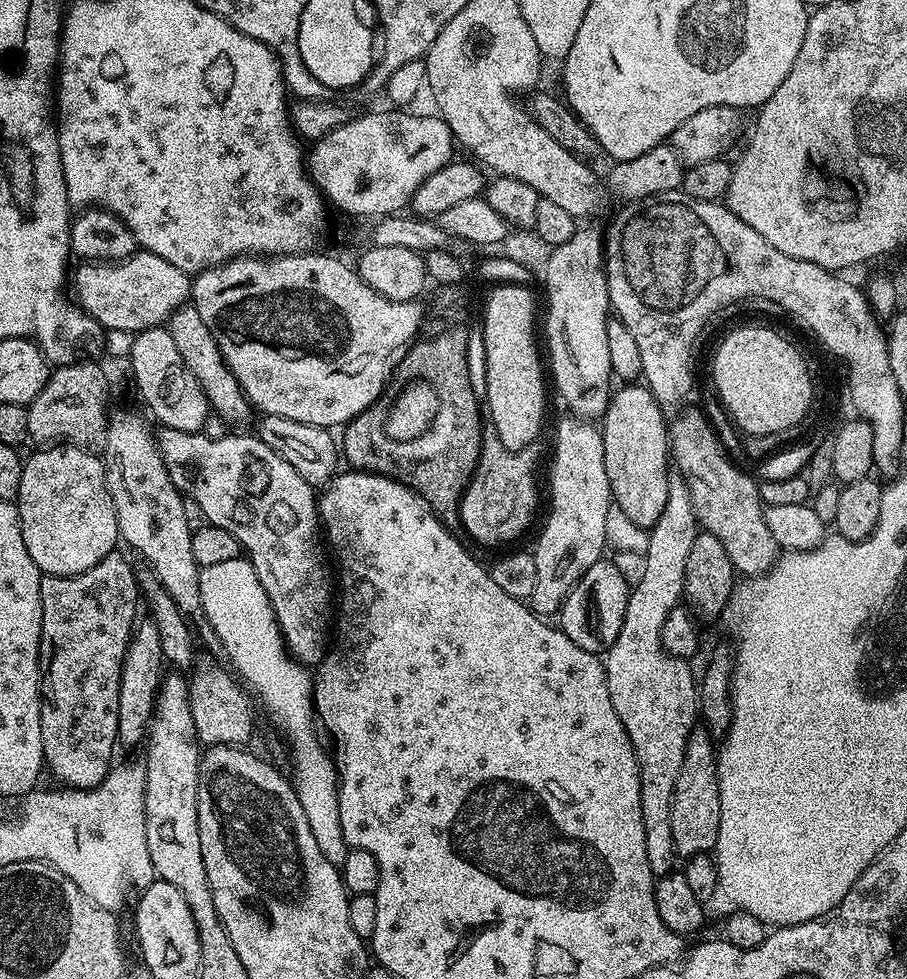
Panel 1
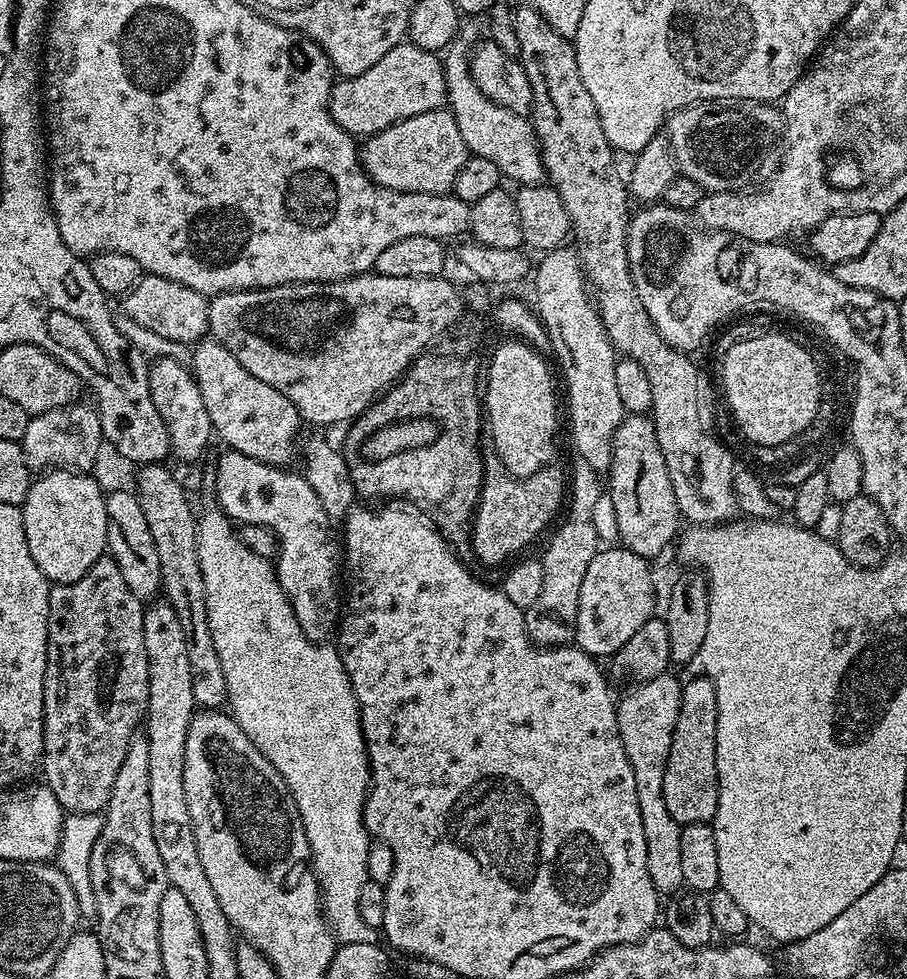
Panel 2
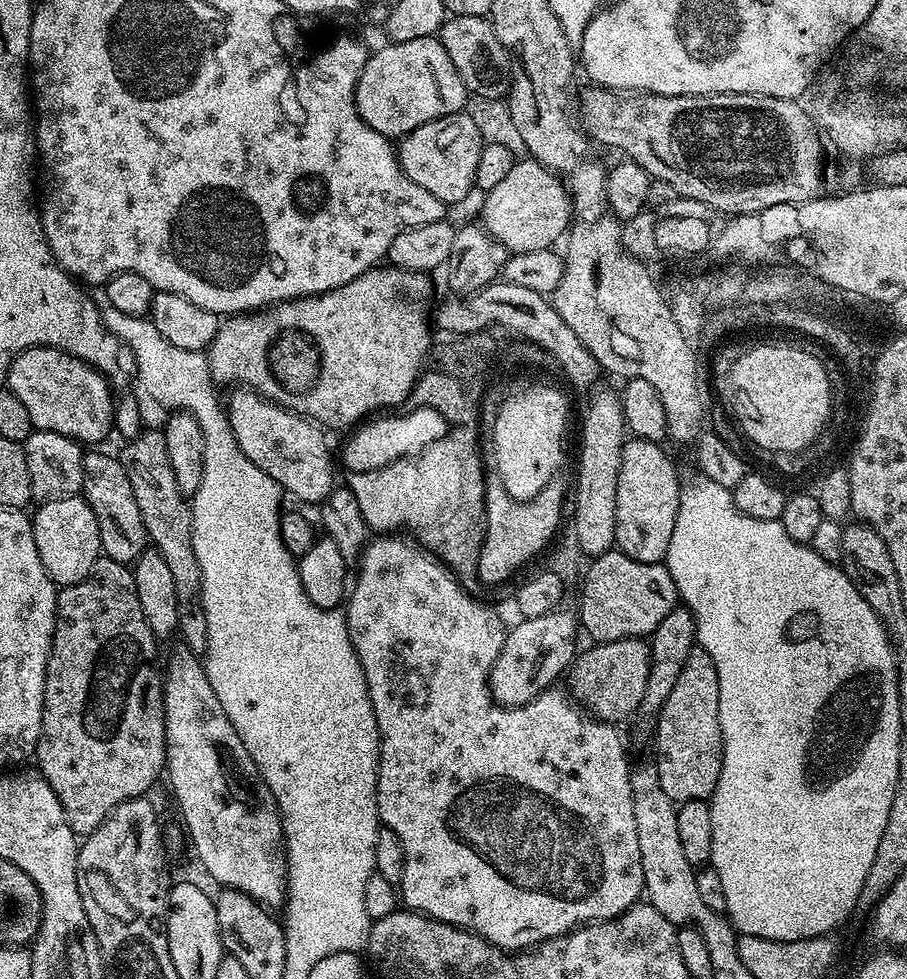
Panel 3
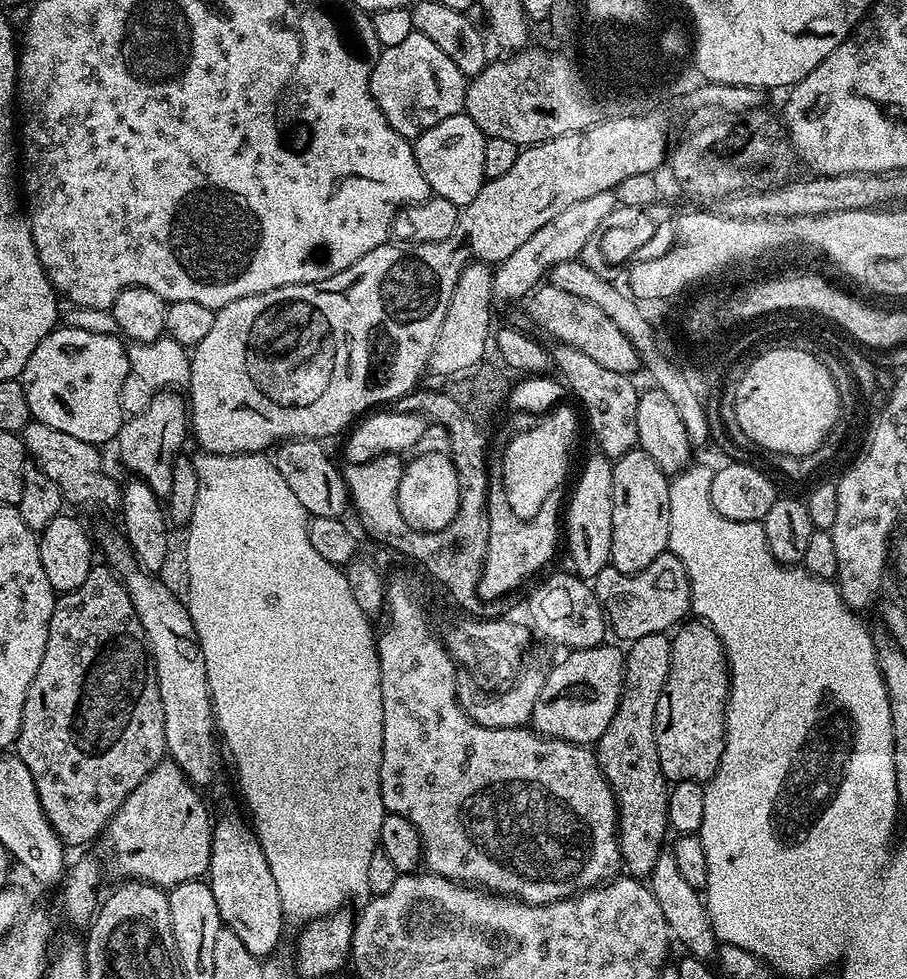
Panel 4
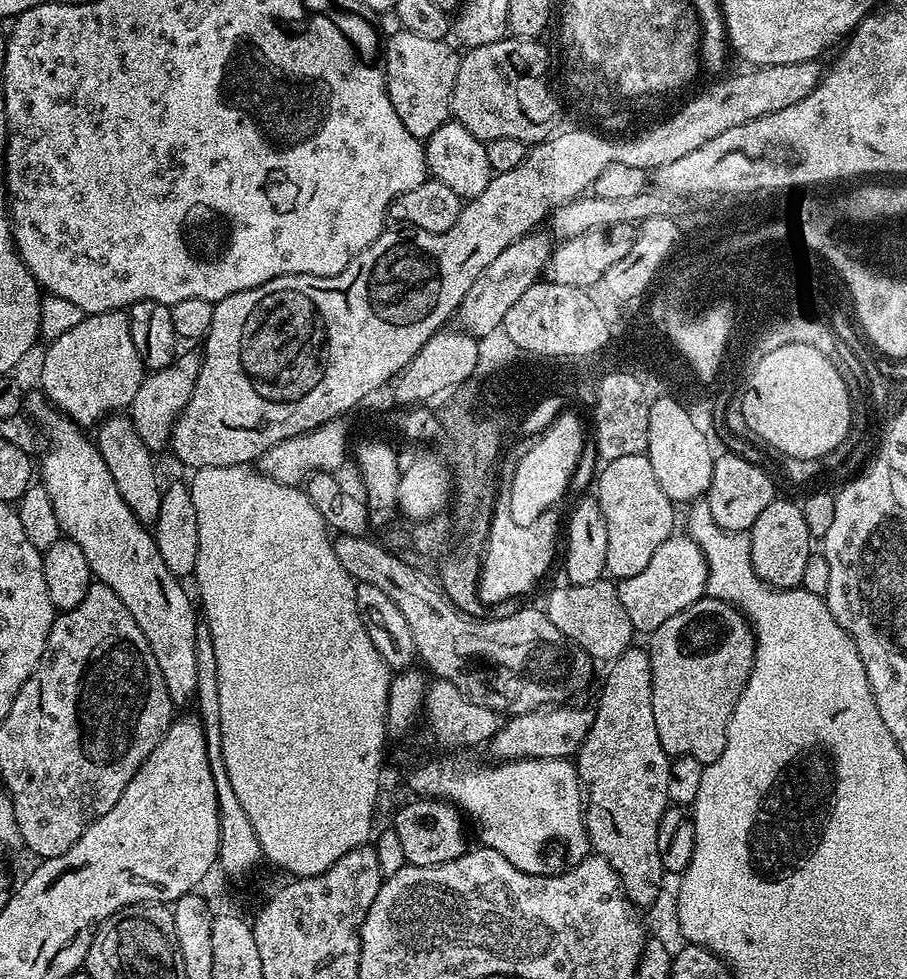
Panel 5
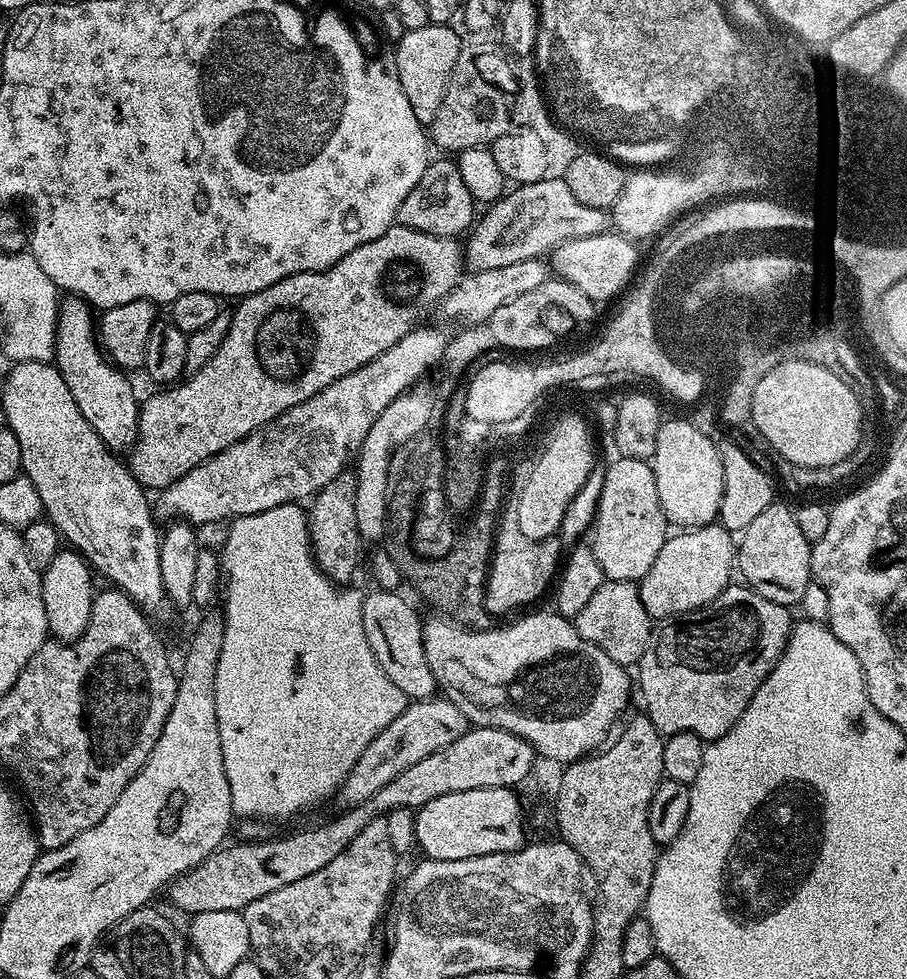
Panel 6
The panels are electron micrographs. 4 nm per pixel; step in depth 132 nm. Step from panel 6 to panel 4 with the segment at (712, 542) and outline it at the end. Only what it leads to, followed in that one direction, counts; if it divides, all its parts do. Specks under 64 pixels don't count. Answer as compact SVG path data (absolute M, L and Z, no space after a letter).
M669 551L654 558L654 562L646 566L646 570L637 572L635 576L622 574L611 566L603 568L594 577L594 591L604 608L611 635L616 635L615 639L624 640L623 642L646 638L646 634L667 633L675 629L687 617L684 615L689 615L692 607L688 572L677 556Z

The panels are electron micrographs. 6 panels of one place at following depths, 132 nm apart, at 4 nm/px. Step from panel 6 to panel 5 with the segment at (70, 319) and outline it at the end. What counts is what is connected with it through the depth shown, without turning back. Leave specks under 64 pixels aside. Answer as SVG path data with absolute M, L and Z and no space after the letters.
M113 414L105 416L95 429L94 443L96 449L102 454L106 462L106 470L110 470L114 477L115 484L118 485L118 494L126 498L126 506L134 510L134 514L139 518L140 523L145 526L155 525L160 509L160 493L162 483L156 477L156 464L152 461L153 449L138 438L138 430L134 430L134 422L131 415Z

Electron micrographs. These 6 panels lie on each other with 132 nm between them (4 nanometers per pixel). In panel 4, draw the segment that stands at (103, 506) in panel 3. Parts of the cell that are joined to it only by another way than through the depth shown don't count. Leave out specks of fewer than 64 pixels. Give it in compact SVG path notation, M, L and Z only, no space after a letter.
M29 420L22 433L24 451L34 459L35 467L41 468L64 493L65 501L76 504L105 504L112 510L120 507L121 485L110 473L104 472L104 464L100 461L101 449L95 444L82 442L82 438L74 438L70 434L62 434L62 430L54 430L54 426L46 426L37 420Z

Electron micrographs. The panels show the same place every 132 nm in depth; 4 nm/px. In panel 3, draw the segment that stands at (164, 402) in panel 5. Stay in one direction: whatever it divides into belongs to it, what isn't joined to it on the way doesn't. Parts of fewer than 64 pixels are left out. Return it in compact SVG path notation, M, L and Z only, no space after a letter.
M159 427L141 430L127 441L124 453L118 459L134 486L134 498L138 498L138 510L142 510L142 522L148 532L151 547L162 554L170 575L174 578L174 594L178 610L178 636L183 647L203 654L208 645L206 614L202 610L202 576L198 570L198 558L194 558L192 541L192 510L189 501L181 496L178 482L174 482L174 470L170 470L170 454L166 454L166 438Z

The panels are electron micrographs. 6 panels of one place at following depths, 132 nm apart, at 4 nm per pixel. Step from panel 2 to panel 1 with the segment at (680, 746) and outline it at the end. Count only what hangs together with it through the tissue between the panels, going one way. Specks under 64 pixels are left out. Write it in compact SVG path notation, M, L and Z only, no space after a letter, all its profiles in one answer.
M693 728L686 742L686 754L682 758L682 774L678 774L678 786L674 786L674 802L670 810L670 830L674 830L674 846L677 857L702 856L711 853L718 842L718 826L722 818L722 802L718 790L718 748L707 728Z

